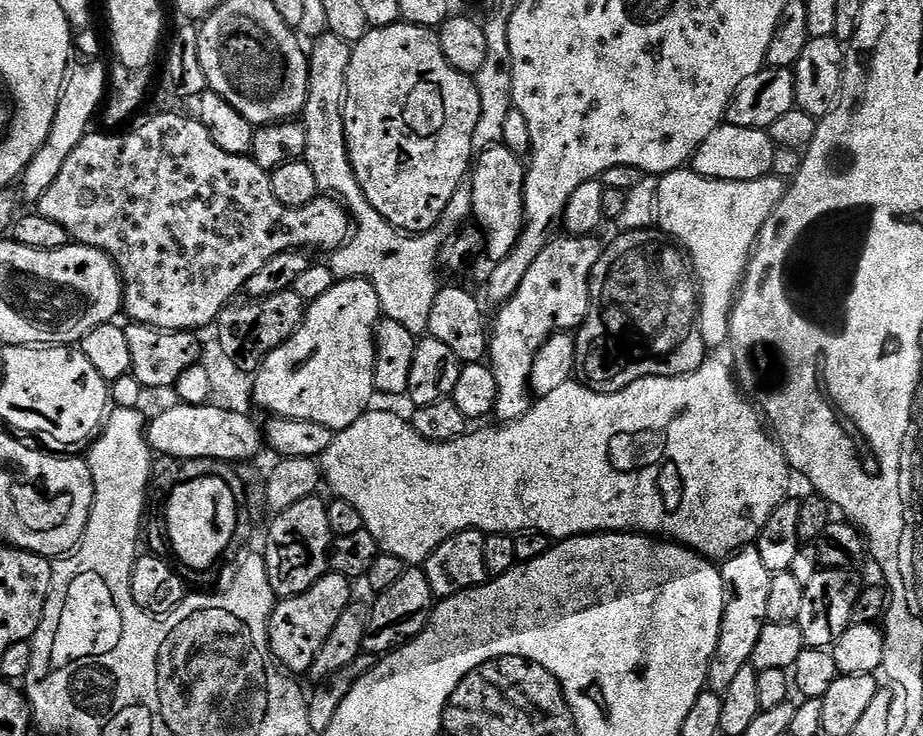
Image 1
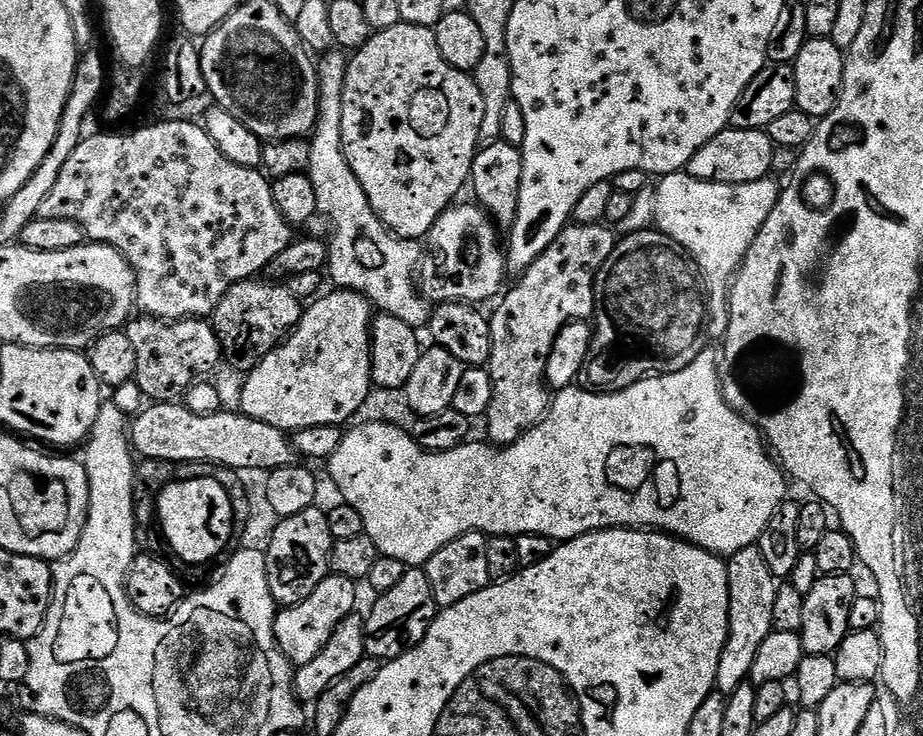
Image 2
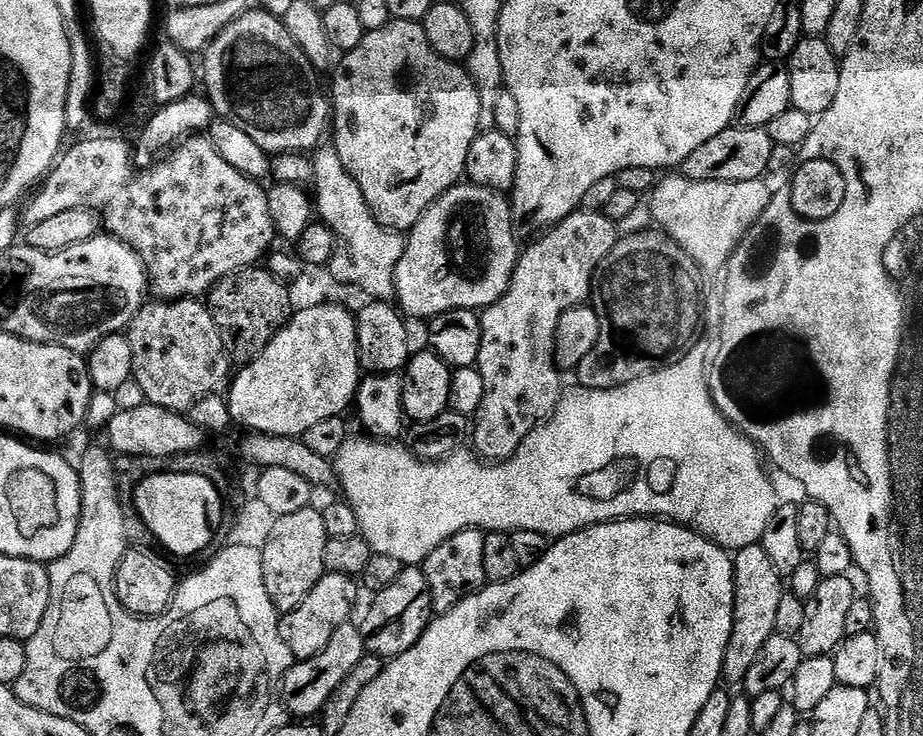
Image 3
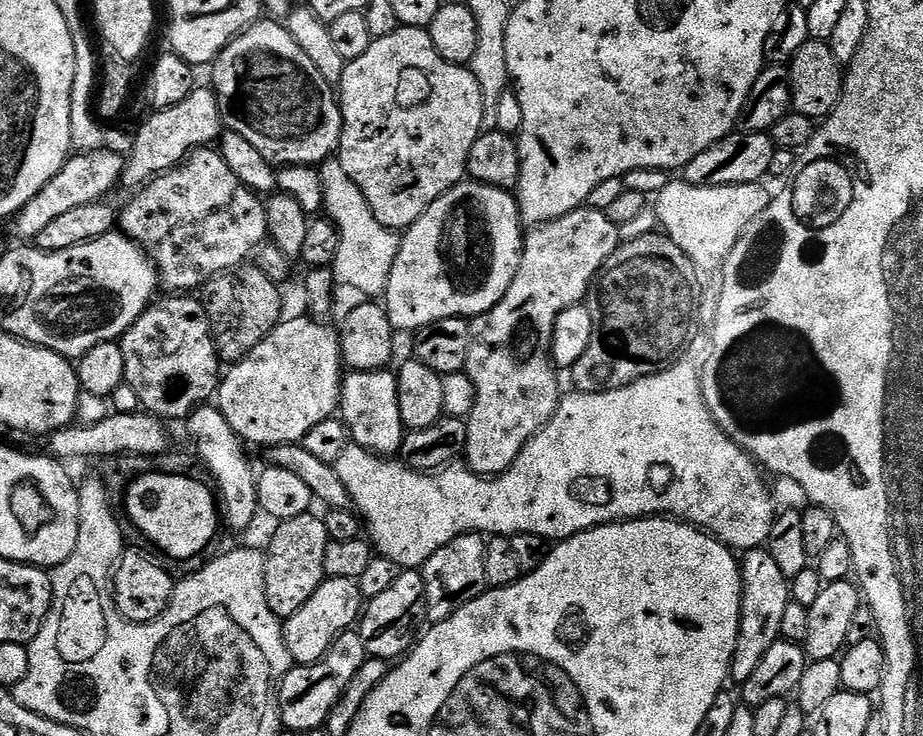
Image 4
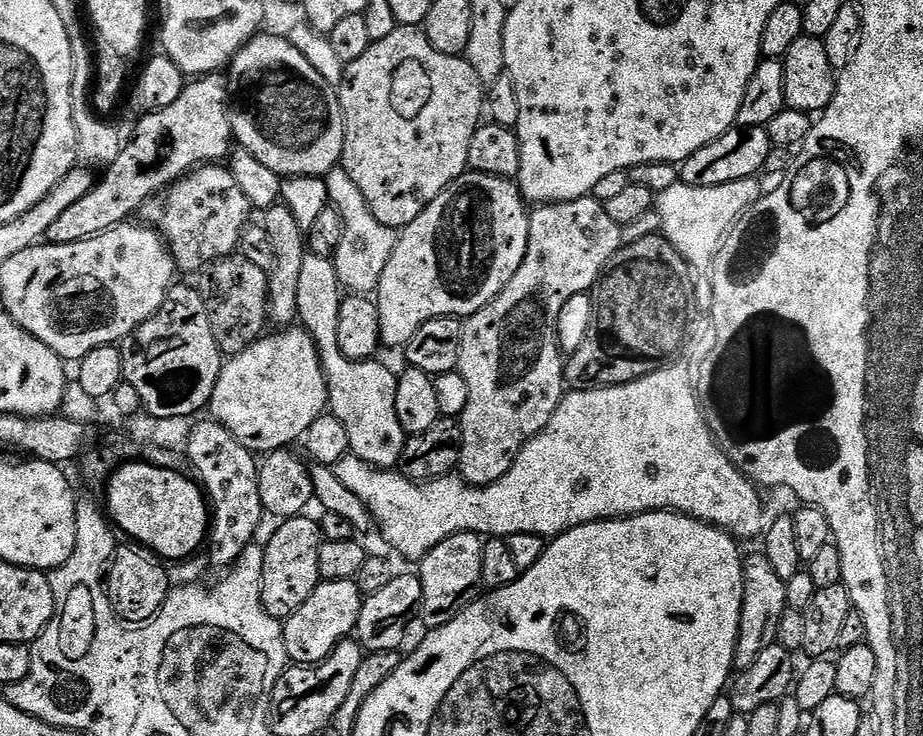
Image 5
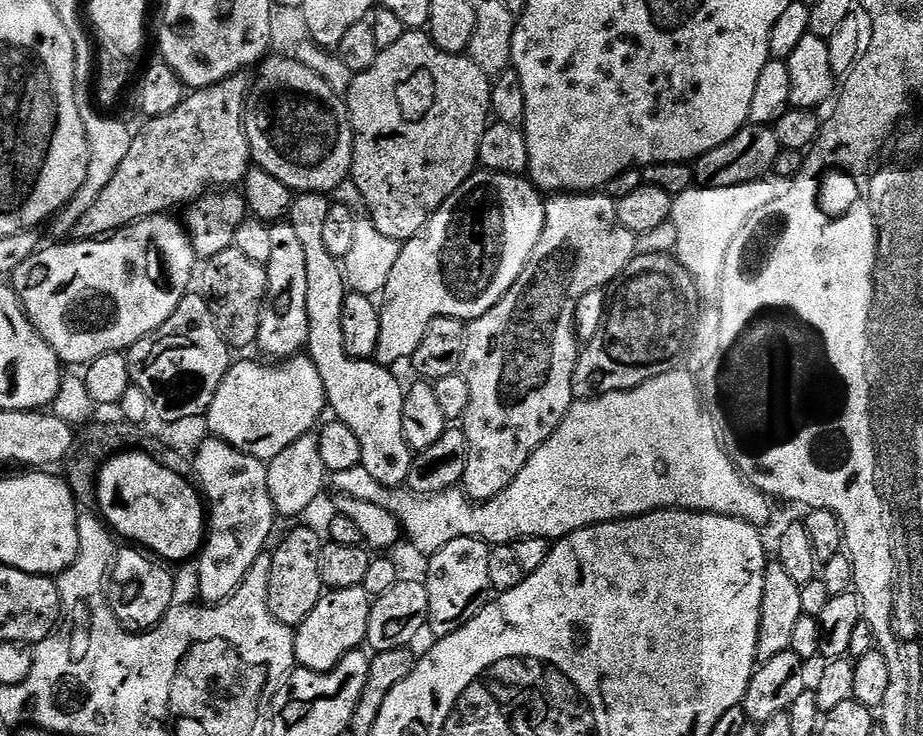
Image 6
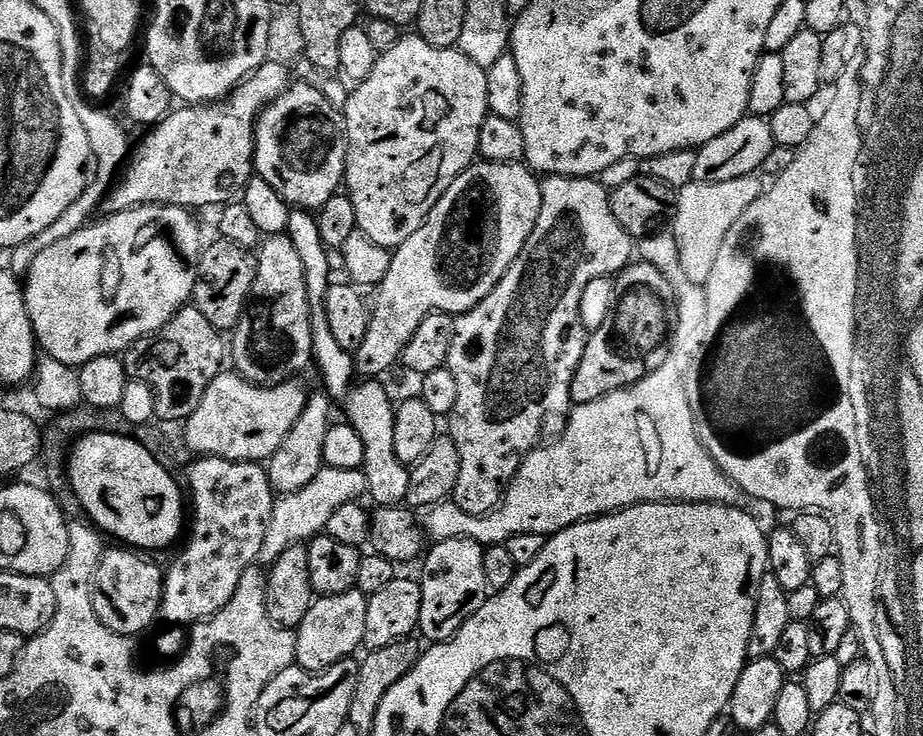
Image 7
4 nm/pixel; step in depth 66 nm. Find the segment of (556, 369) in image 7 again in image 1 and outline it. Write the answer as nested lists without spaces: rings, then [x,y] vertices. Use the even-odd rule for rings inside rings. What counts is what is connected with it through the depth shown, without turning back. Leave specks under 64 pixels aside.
[[[560,234],[549,240],[542,250],[542,254],[538,254],[538,258],[534,258],[534,266],[530,266],[530,270],[526,270],[526,278],[522,278],[516,293],[505,304],[499,305],[497,312],[500,313],[497,314],[496,320],[494,316],[490,324],[490,343],[488,346],[494,382],[498,382],[498,398],[496,399],[494,413],[495,419],[500,419],[497,421],[517,420],[532,409],[534,393],[528,387],[528,383],[530,382],[530,370],[534,366],[534,358],[538,354],[538,350],[542,350],[542,346],[555,332],[579,329],[588,316],[592,271],[602,251],[602,244],[599,244],[596,239],[595,235],[570,236]]]

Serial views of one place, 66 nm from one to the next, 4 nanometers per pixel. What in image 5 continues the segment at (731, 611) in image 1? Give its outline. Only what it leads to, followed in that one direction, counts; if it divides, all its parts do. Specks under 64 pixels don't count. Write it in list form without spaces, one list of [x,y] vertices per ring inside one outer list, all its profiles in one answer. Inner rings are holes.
[[[757,552],[750,557],[748,555],[744,561],[744,596],[743,609],[740,611],[739,642],[736,643],[736,663],[737,671],[749,669],[754,664],[754,659],[758,654],[766,649],[777,639],[779,622],[783,614],[788,609],[788,587],[776,570],[772,568],[766,555]]]

